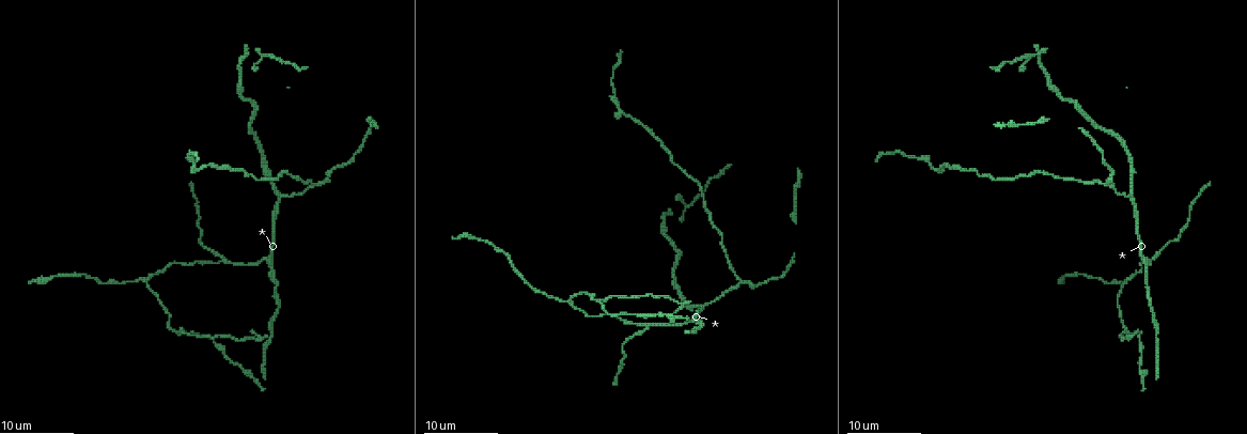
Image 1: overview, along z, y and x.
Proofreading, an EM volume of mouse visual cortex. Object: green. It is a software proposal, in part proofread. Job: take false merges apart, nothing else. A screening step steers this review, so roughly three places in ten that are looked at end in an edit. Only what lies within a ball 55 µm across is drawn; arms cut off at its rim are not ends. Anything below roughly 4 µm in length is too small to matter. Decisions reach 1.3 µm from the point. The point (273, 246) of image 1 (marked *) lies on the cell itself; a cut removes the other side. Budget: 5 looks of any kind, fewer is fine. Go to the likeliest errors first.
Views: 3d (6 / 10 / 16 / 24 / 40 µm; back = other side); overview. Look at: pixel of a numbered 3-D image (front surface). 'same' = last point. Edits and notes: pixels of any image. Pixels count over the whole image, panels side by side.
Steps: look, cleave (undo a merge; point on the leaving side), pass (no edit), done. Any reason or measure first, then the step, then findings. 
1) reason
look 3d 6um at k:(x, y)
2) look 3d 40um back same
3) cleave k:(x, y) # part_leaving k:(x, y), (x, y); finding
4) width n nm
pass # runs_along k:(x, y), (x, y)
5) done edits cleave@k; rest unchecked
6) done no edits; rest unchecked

a fork
look 3d 10um at 1:(599, 299)

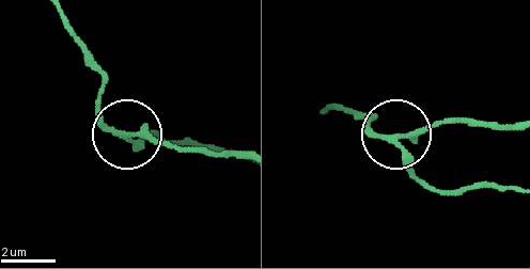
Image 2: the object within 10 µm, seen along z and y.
arms 3
cleave 2:(158, 144) # two cells meet here

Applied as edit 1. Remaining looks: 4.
two arms in line, one across
look 3d 10um at 1:(1151, 260)

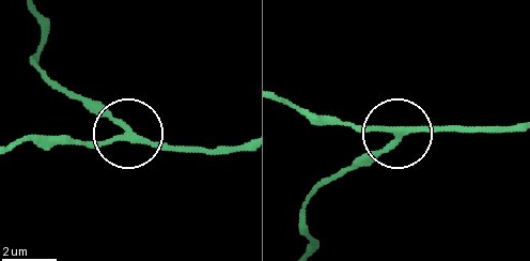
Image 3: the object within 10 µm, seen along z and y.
look 3d 10um back at 3:(125, 131)

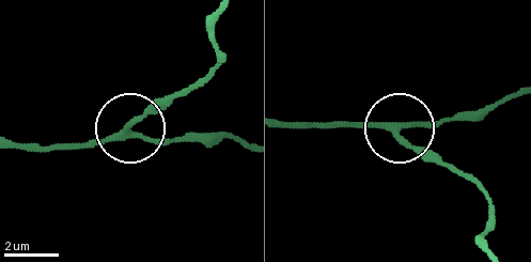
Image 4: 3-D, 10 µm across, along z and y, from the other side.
width 200 nm
pass # runs_along 4:(284, 121), (388, 121), (448, 167); continuous, no second cell

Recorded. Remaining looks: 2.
three arms meet
look 3d 6um at 1:(741, 282)

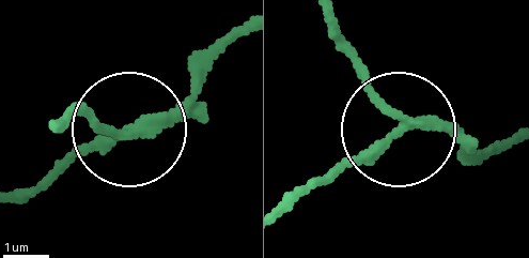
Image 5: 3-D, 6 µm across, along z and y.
cleave 5:(102, 126) # part_leaving 5:(428, 128), (374, 86), (336, 17); a second cell is stuck on

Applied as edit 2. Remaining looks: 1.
done edits cleave@2, cleave@5; rest unchecked

